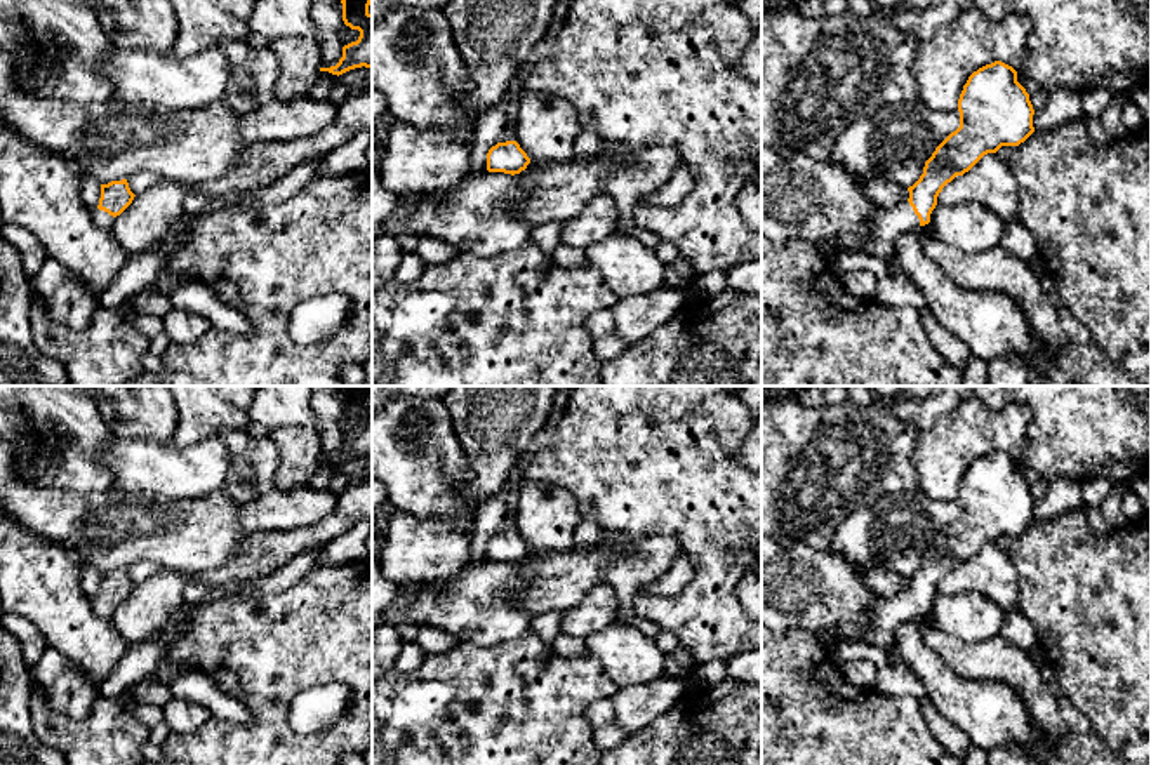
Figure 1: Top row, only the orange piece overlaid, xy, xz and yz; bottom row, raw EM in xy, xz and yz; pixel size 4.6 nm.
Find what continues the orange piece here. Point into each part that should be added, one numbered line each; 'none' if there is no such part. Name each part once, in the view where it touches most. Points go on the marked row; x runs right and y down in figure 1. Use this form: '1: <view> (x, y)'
1: yz (885, 225)

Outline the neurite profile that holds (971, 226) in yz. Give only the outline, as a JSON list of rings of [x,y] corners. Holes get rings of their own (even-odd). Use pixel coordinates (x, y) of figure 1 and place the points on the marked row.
[[[977,202],[955,207],[937,203],[930,214],[934,235],[961,252],[986,252],[1000,245],[1005,223]]]

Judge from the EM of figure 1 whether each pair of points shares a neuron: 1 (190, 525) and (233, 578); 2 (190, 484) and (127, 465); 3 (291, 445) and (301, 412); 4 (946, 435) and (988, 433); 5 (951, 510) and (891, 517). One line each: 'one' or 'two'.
1: two
2: one
3: two
4: one
5: one

